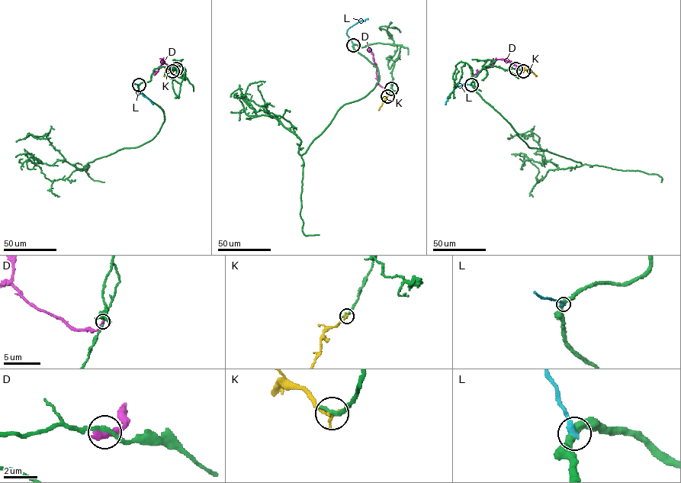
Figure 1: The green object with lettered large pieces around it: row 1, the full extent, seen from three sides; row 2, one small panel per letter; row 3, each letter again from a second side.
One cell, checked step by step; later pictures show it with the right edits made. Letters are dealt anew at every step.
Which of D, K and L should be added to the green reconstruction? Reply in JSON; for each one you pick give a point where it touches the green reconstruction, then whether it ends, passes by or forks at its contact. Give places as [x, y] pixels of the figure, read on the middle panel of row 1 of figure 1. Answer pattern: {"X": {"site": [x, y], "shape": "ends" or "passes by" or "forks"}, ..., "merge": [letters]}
{"merge": []}

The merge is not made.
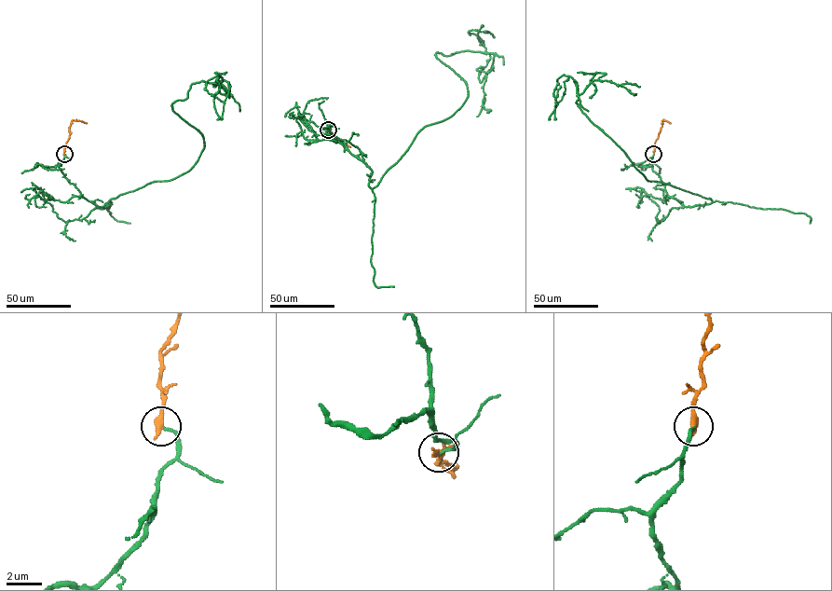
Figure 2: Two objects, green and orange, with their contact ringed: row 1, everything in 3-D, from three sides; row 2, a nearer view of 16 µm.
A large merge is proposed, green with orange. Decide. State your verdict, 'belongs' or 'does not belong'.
belongs

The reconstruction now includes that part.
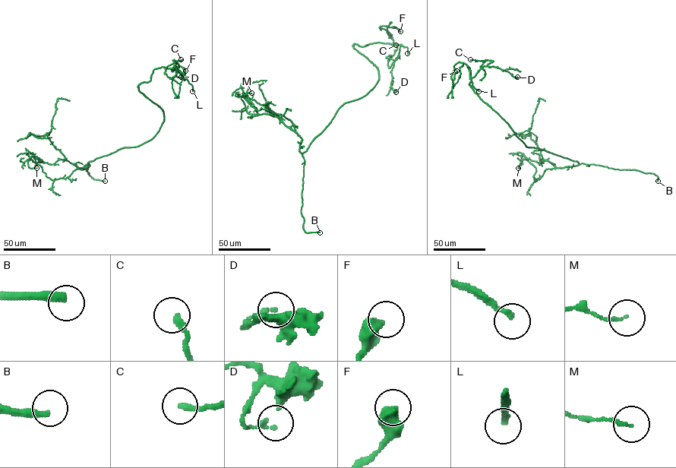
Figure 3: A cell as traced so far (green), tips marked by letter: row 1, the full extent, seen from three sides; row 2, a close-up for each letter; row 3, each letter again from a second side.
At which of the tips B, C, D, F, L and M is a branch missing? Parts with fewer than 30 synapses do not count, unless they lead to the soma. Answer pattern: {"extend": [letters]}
{"extend": ["B", "L"]}

